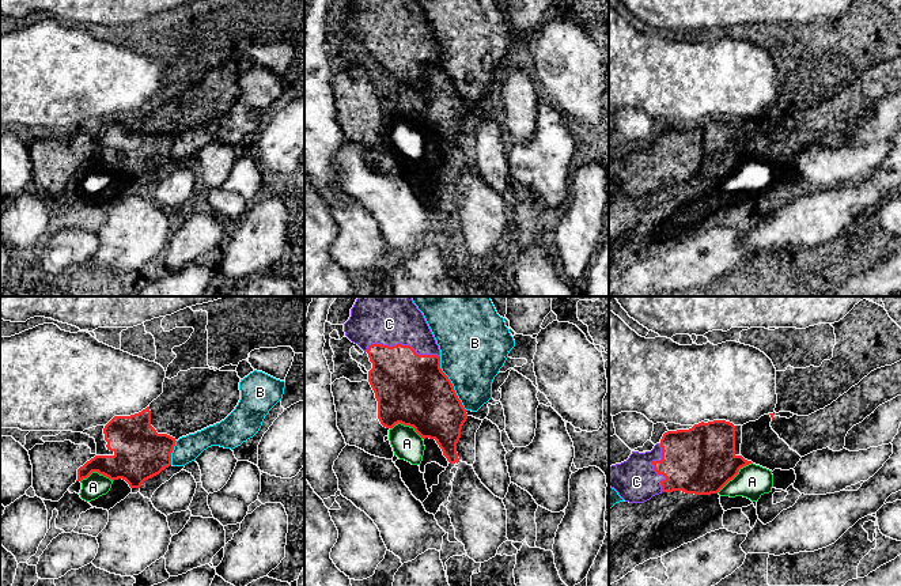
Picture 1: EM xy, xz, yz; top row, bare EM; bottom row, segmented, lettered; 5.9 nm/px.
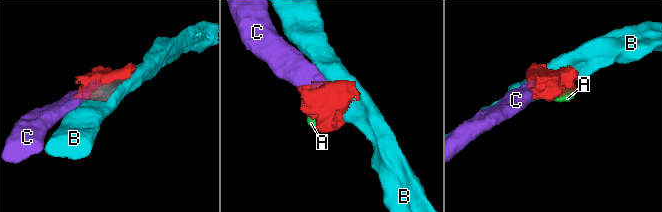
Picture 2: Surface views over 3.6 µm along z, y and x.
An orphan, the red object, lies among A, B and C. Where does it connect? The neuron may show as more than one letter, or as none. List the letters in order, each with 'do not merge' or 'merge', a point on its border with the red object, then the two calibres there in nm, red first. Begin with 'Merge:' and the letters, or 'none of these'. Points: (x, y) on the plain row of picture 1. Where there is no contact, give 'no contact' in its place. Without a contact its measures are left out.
Merge: C
A: do not merge | yz (734, 171) | 400/200 nm
B: do not merge | xz (451, 79) | 420/400 nm
C: merge | xz (401, 40) | 400/240 nm

